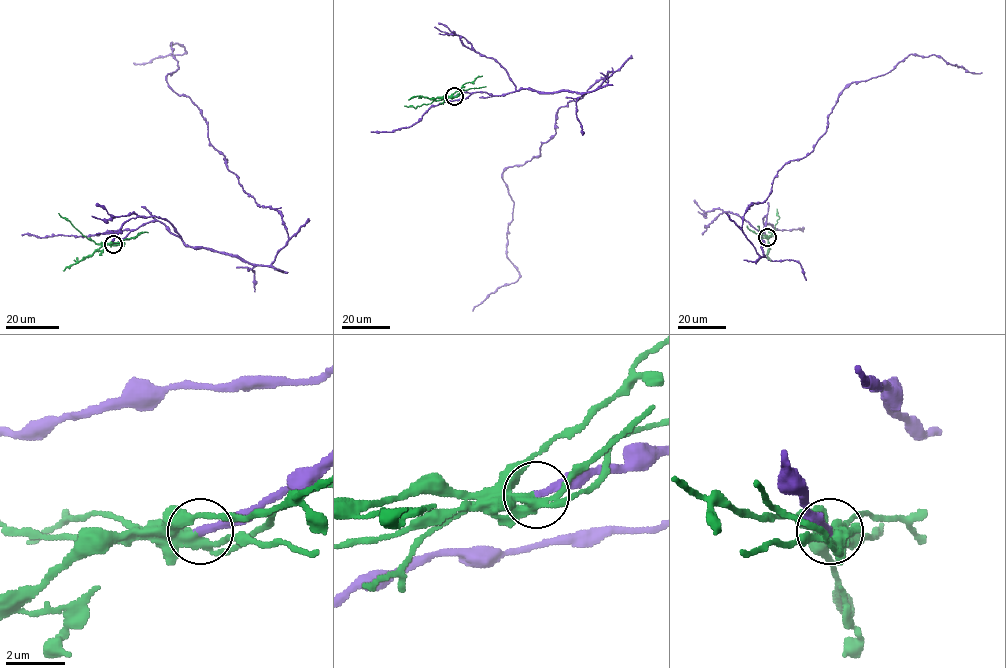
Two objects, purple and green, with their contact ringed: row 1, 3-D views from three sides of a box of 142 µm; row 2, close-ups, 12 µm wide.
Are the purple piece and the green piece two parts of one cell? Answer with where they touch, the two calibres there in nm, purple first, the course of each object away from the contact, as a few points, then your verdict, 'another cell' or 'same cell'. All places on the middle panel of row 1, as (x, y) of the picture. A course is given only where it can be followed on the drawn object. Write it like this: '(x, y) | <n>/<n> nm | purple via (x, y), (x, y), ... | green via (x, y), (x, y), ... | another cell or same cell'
(454, 96) | 260/400 nm | purple via (454, 96), (594, 91), (613, 71), (502, 174), (520, 277), (472, 310) | green via (454, 96), (415, 108), (404, 106) | another cell

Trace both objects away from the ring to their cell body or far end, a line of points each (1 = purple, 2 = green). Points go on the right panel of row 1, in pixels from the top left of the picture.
1: (767, 236), (766, 216), (761, 256), (745, 211), (813, 149), (845, 88), (910, 54), (981, 72)
2: (767, 236), (771, 237), (779, 218), (777, 208)

